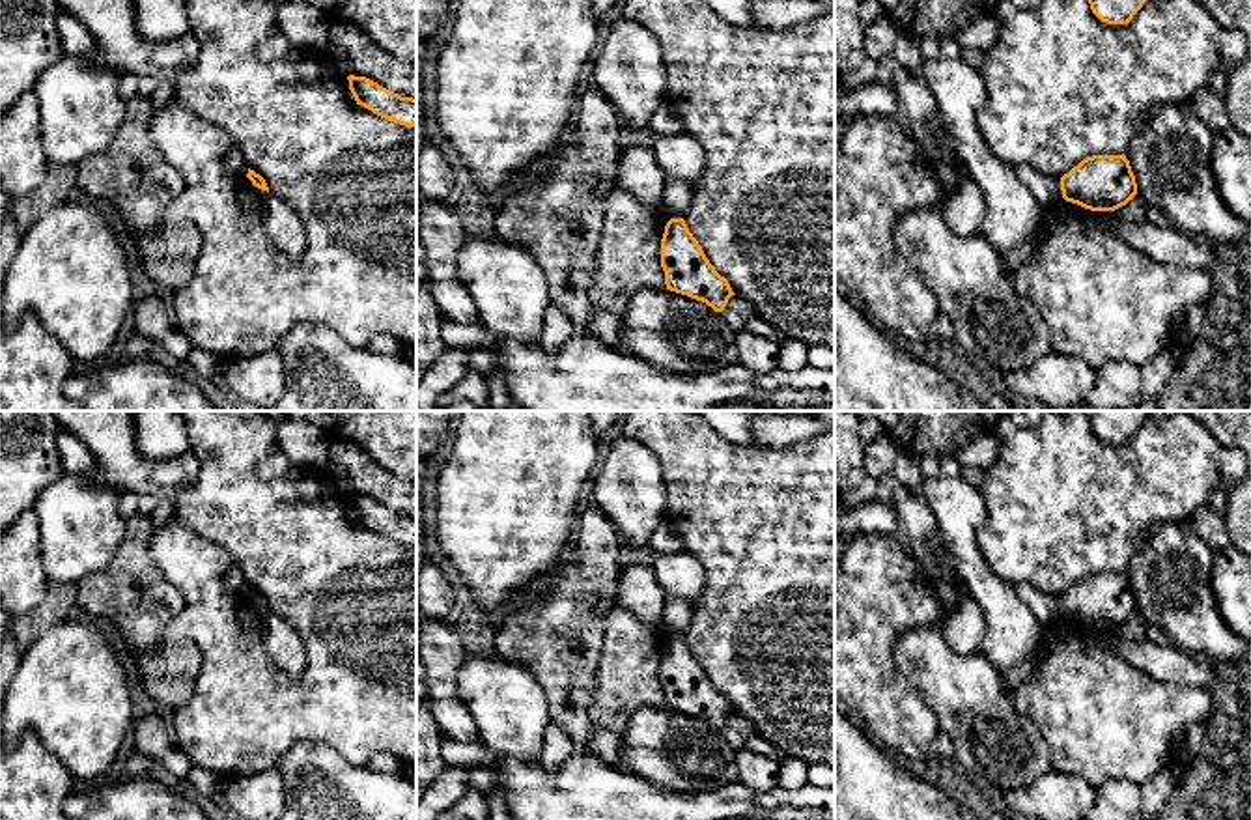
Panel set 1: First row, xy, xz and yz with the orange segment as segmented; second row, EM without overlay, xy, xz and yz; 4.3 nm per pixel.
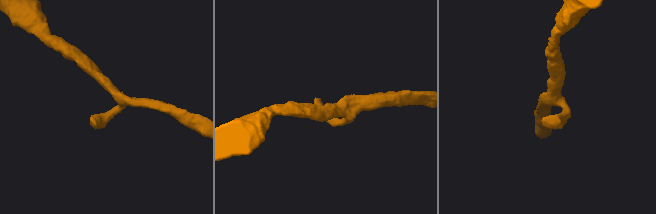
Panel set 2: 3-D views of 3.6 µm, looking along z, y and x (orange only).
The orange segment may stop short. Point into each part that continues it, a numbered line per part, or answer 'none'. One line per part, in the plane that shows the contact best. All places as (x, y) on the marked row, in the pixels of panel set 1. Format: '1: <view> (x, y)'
none

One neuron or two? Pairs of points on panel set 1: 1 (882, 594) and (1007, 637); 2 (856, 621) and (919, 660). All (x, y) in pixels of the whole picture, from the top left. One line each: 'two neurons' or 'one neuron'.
1: two neurons
2: two neurons

